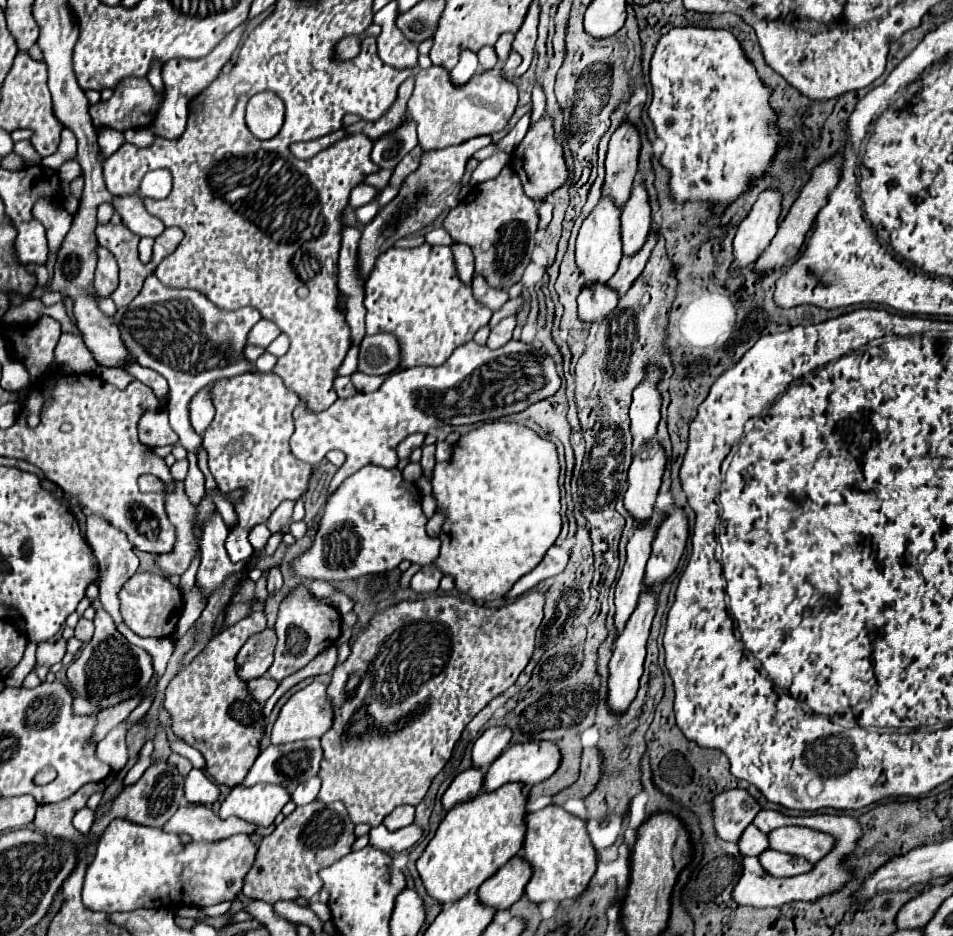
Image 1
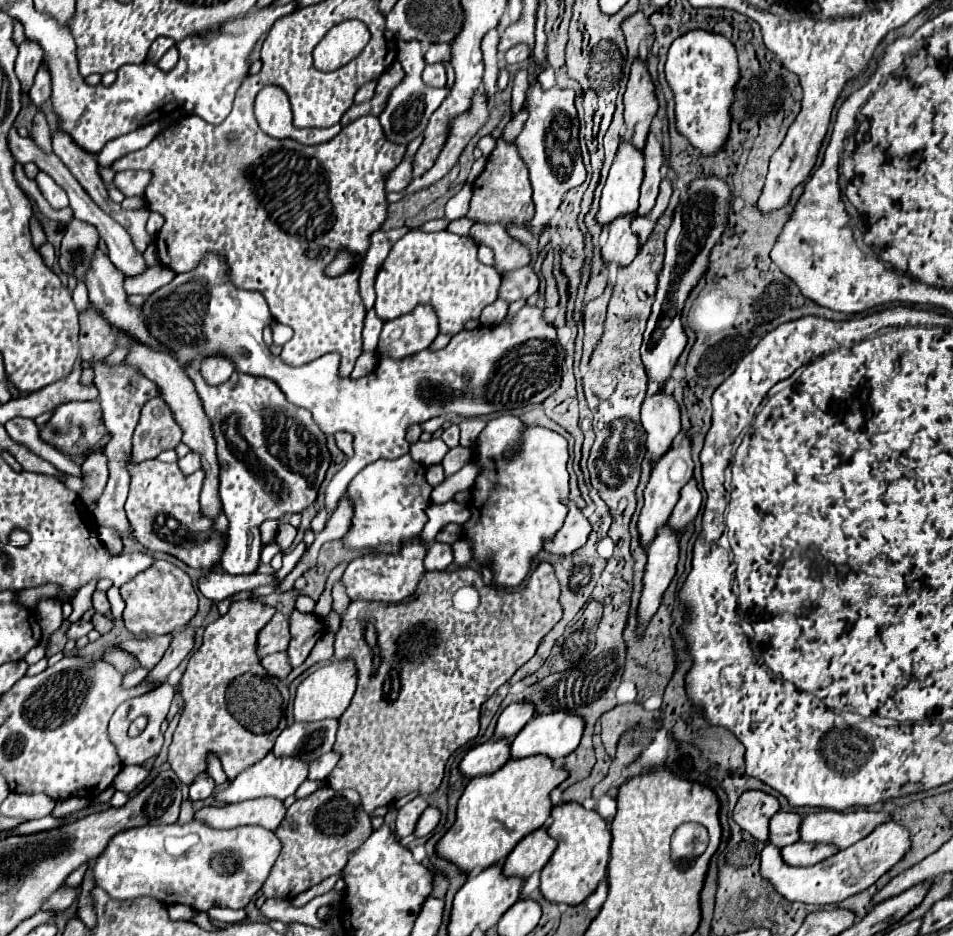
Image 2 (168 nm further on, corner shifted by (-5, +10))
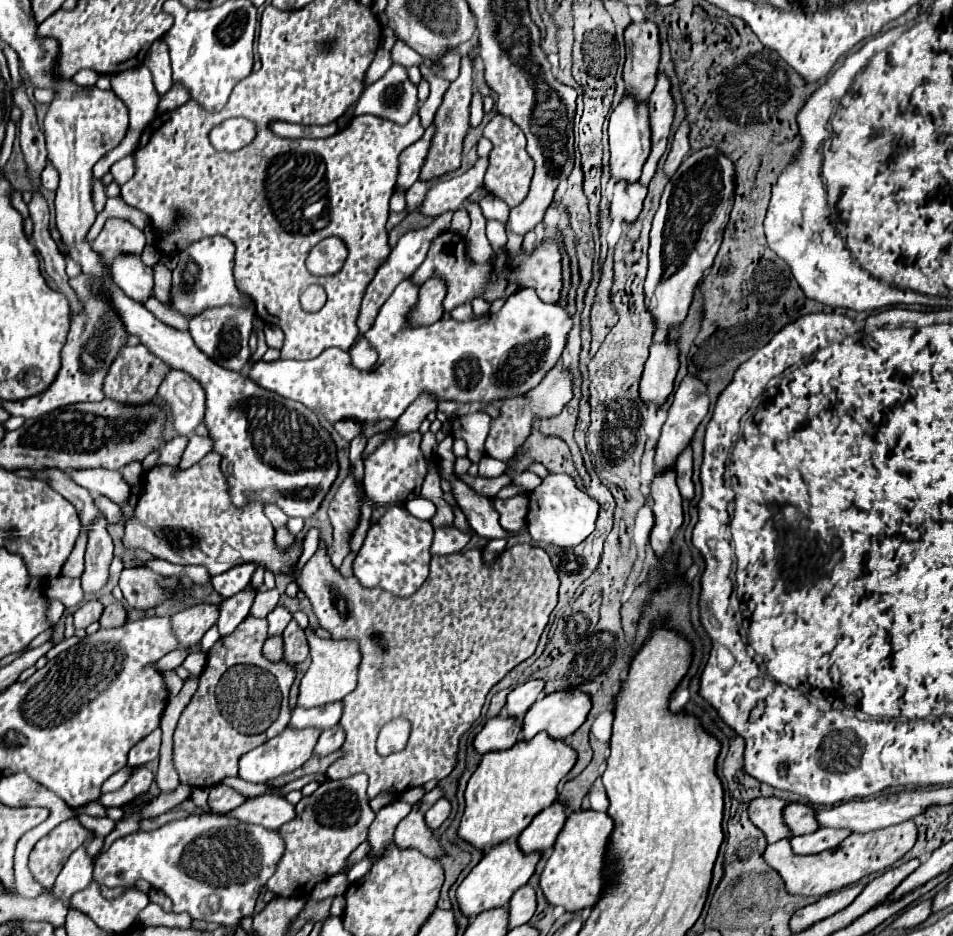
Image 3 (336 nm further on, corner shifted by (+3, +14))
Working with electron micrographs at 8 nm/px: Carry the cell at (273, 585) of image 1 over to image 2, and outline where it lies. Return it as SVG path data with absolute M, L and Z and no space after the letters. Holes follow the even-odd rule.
M281 524L279 526L279 532L277 532L277 544L281 546L281 552L285 554L289 548L291 548L291 544L293 544L293 540L295 540L295 534L297 534L297 530L291 526L291 524Z

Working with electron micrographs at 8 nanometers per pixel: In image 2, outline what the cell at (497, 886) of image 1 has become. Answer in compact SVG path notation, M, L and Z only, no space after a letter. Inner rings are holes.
M545 826L541 830L535 830L533 834L525 836L525 840L521 840L517 848L513 848L513 852L507 856L503 864L503 874L507 878L517 876L521 880L527 880L533 872L549 862L555 846L557 844L553 838L549 838Z

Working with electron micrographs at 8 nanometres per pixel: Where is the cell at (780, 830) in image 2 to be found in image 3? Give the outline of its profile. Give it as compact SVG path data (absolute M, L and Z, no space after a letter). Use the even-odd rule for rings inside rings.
M789 804L789 808L785 808L785 822L789 822L789 828L793 828L795 836L819 830L815 810L807 804Z

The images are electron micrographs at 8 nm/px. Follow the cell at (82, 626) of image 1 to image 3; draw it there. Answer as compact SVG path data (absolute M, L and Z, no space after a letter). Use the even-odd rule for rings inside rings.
M115 602L115 604L107 606L103 616L99 618L101 628L113 628L113 626L121 626L125 622L127 622L127 608L121 602Z

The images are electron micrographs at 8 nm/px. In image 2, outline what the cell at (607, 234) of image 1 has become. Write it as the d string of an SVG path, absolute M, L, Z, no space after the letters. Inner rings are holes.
M619 144L615 162L609 170L609 178L601 192L599 212L595 216L595 222L601 228L607 228L617 216L637 212L641 180L643 152L635 150L631 144Z

